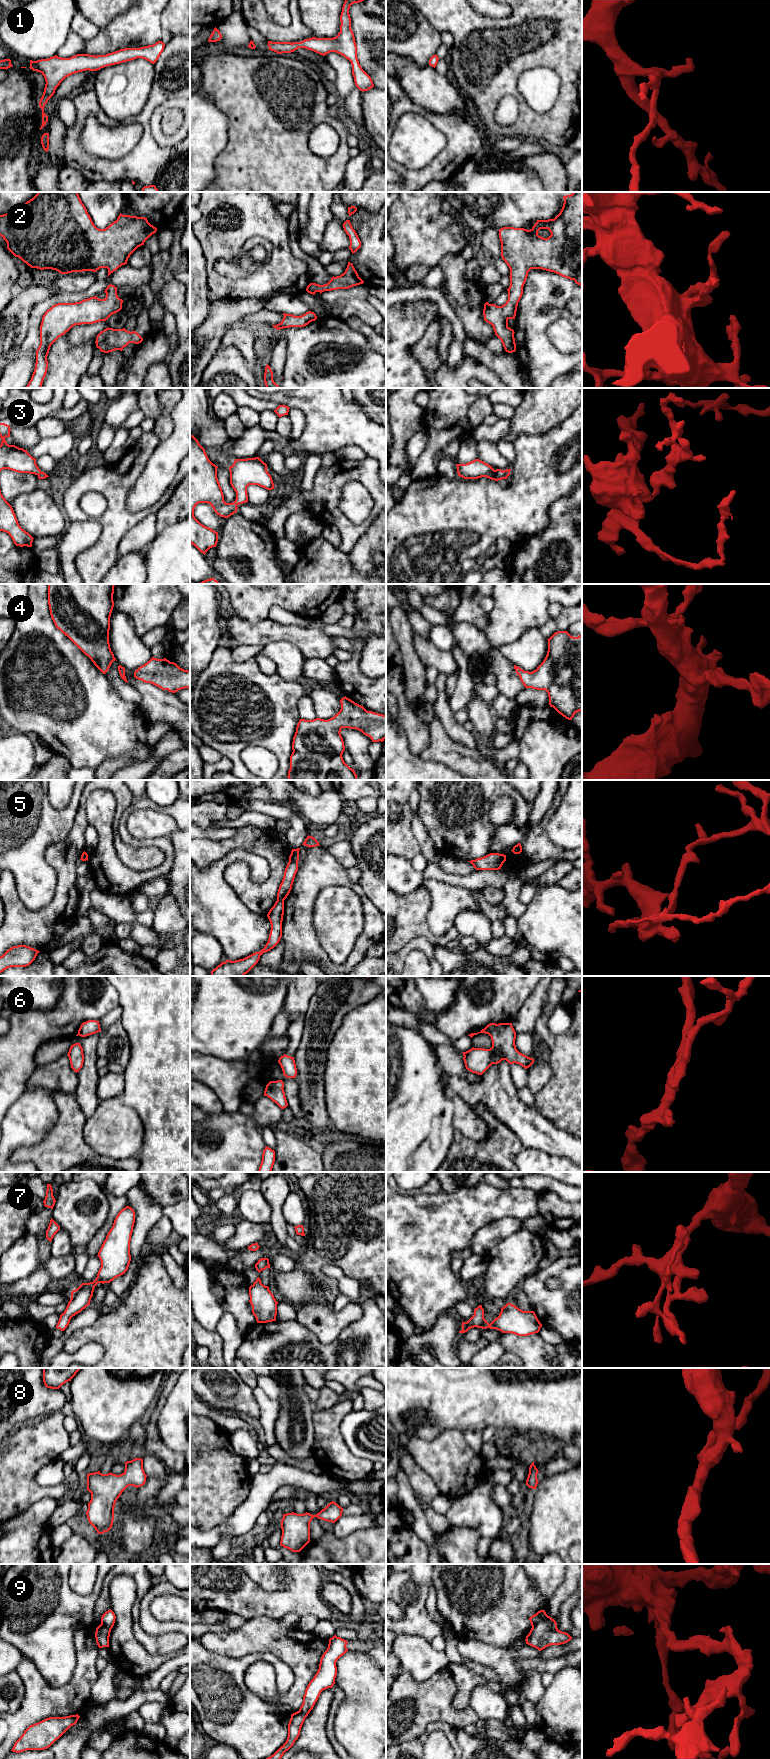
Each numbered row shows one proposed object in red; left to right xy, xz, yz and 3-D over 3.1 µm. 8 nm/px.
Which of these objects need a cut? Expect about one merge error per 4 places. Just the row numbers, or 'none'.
5, 9

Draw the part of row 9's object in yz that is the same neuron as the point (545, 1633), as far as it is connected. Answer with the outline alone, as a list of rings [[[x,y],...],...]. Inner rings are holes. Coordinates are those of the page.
[[[546,1616],[542,1621],[532,1626],[526,1636],[526,1644],[535,1647],[539,1651],[550,1645],[561,1645],[569,1642],[572,1637],[557,1628],[557,1623],[550,1616]]]

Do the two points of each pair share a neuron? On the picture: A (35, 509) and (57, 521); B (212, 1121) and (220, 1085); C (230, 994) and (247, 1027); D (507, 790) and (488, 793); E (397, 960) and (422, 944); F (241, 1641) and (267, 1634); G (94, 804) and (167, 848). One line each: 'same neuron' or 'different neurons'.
A: same neuron
B: different neurons
C: same neuron
D: same neuron
E: same neuron
F: same neuron
G: same neuron

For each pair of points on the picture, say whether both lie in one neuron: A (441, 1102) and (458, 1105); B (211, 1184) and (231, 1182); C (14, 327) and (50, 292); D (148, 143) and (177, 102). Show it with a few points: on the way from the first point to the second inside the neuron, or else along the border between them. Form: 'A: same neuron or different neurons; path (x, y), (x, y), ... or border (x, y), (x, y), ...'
A: different neurons; border (448, 1091), (452, 1101), (452, 1124), (455, 1127)
B: same neuron; path (216, 1183), (226, 1182)
C: same neuron; path (16, 316), (39, 293)
D: different neurons; border (153, 112), (152, 137), (163, 147), (173, 147)

